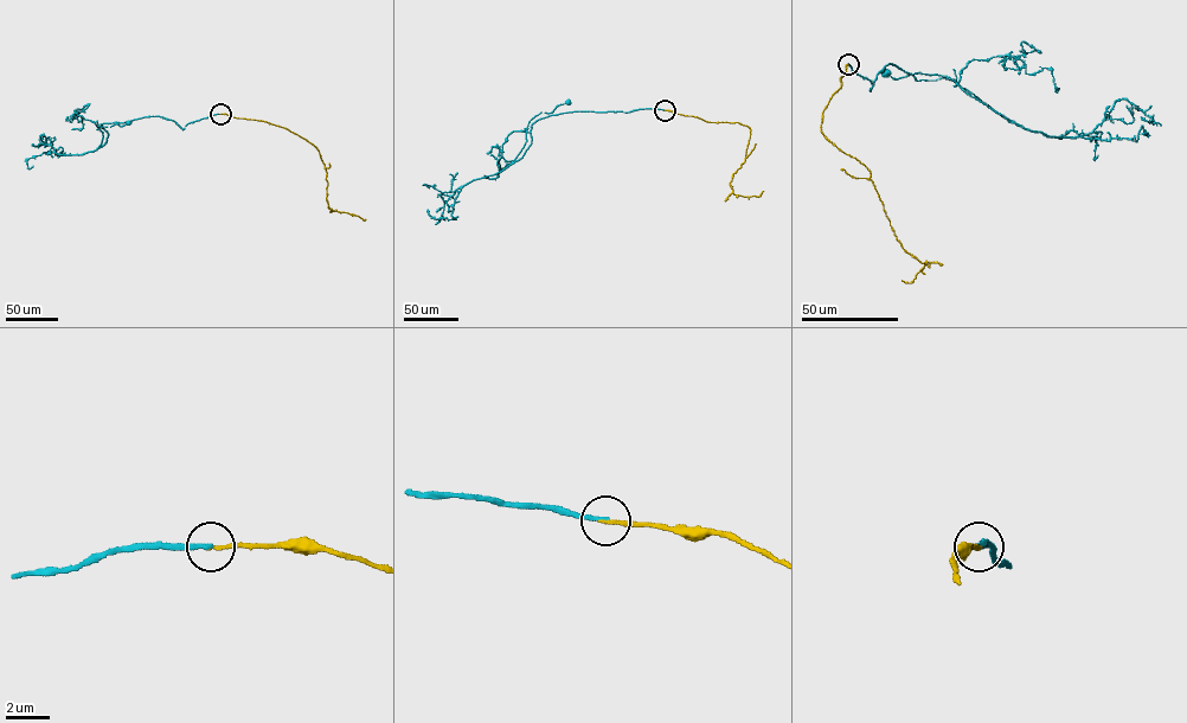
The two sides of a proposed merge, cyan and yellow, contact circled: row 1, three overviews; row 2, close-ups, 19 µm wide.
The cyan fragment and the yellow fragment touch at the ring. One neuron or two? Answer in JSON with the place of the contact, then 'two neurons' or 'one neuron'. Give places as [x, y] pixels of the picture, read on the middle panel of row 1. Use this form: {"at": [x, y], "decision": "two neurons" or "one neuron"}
{"at": [665, 110], "decision": "two neurons"}

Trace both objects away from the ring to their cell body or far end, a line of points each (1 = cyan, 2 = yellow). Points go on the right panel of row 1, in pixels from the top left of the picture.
1: (848, 64), (870, 80), (871, 90), (878, 72), (887, 64), (917, 72), (898, 78), (885, 74)
2: (848, 64), (840, 88), (822, 113), (821, 130), (867, 168), (902, 247), (926, 263), (912, 281), (902, 280)

